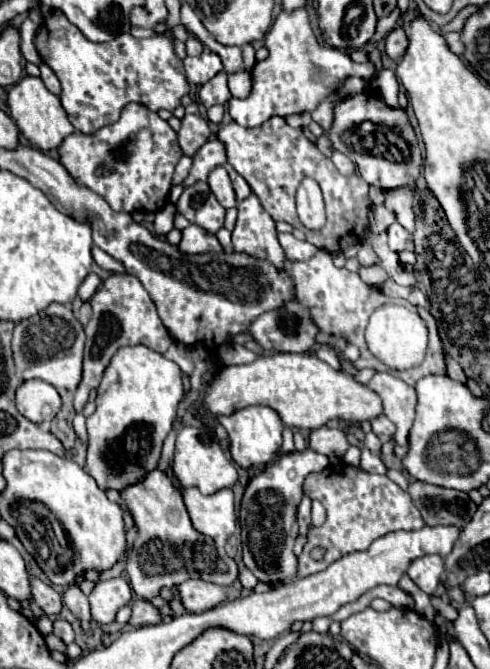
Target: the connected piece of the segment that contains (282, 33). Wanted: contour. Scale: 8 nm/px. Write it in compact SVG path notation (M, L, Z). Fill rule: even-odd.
M304 8L290 14L280 12L266 36L266 48L270 50L268 58L256 62L256 66L252 68L250 94L246 98L228 100L228 112L232 110L232 120L236 120L244 128L260 126L272 116L290 116L304 112L312 114L324 98L336 92L344 78L358 77L368 81L374 74L374 66L370 62L352 62L346 52L320 44L312 32L308 12Z

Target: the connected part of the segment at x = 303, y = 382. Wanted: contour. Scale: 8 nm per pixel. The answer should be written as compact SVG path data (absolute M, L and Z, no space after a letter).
M270 354L250 364L224 366L204 386L202 404L206 416L230 416L240 408L264 404L278 412L286 426L314 430L332 418L348 424L372 420L382 414L382 400L364 384L358 384L344 370L332 370L314 354Z

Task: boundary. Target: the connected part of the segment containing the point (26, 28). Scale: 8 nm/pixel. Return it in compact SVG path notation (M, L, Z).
M26 18L22 22L22 26L20 26L20 38L22 38L20 48L22 48L22 54L24 54L24 58L28 62L34 62L34 64L42 62L40 56L38 56L38 52L36 52L36 48L34 48L34 36L38 34L38 28L40 28L40 24L36 24L30 18Z

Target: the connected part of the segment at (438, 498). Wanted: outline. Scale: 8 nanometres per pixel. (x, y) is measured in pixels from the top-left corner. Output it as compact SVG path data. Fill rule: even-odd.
M412 482L408 488L408 494L412 496L414 506L420 510L424 522L428 526L456 526L464 528L464 518L450 512L446 504L468 504L470 498L464 492L458 490L448 490L440 486L432 486L426 482Z

